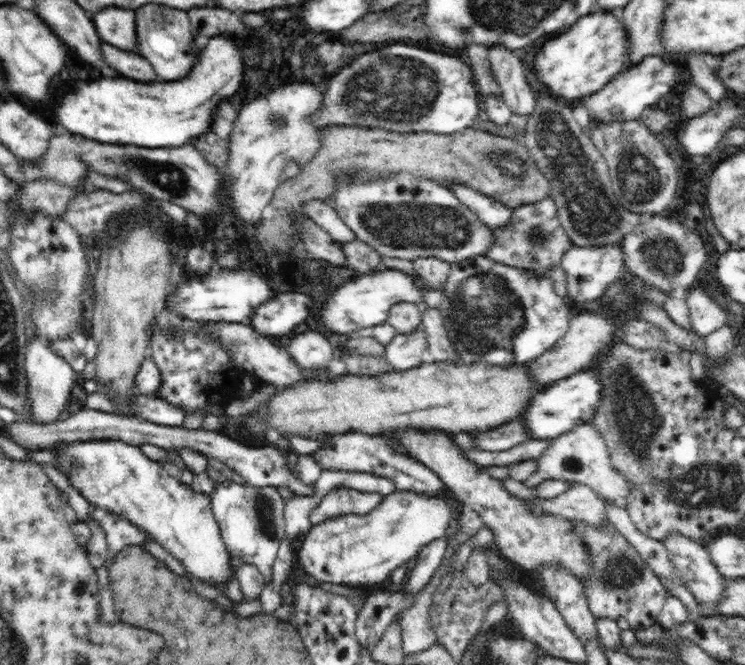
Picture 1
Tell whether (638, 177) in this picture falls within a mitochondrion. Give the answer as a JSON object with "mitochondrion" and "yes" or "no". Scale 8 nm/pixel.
{"mitochondrion":"yes"}

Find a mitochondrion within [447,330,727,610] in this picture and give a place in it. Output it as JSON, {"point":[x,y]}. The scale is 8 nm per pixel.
{"point":[638,421]}

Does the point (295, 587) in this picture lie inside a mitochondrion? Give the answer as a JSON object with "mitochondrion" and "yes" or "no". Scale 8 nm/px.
{"mitochondrion":"no"}

